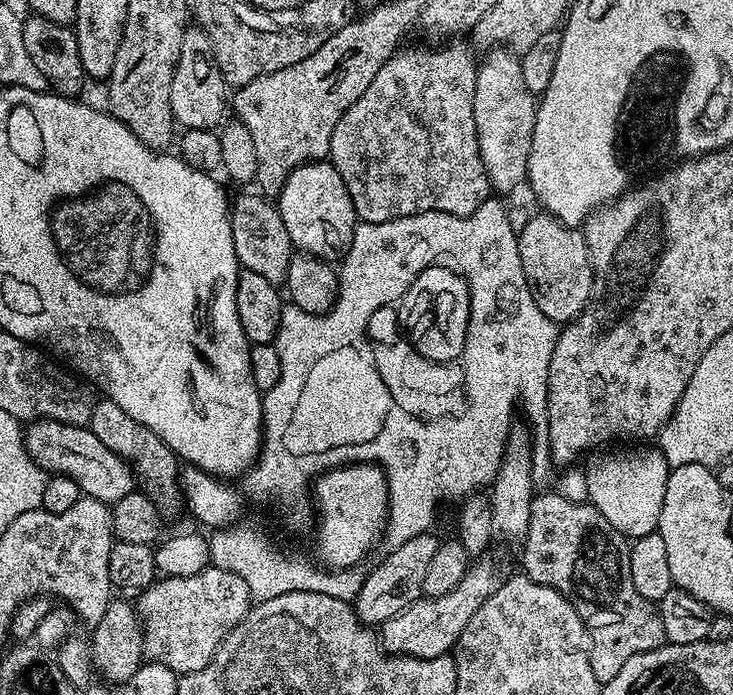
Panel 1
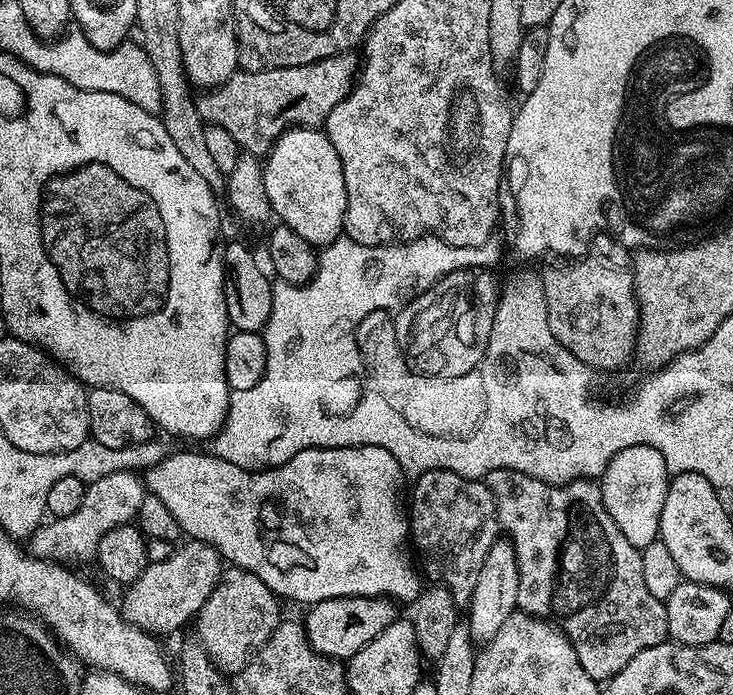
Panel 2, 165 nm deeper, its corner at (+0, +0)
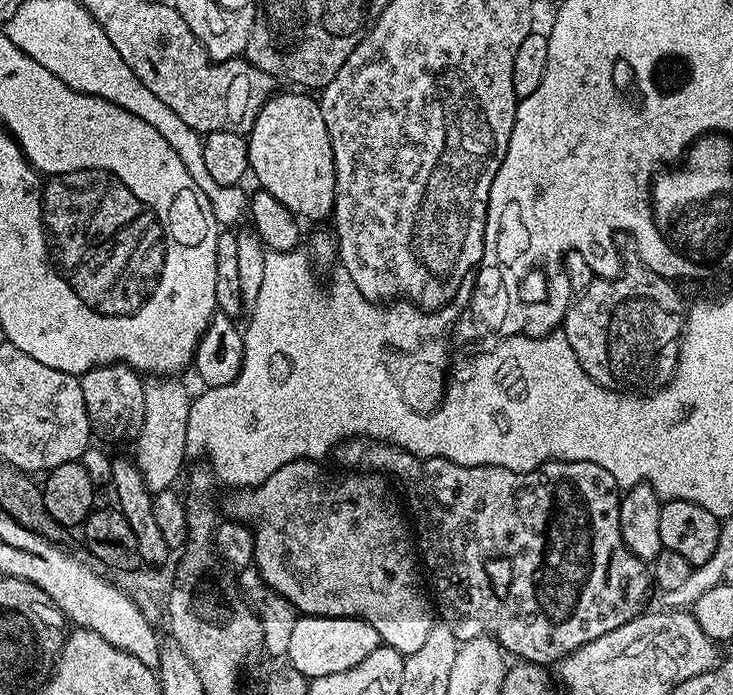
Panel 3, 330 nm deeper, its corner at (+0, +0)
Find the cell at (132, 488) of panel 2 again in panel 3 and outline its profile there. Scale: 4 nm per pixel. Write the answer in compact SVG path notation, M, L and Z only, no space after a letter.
M152 378L144 385L146 394L146 414L142 422L142 430L136 436L134 447L136 468L144 476L144 485L155 494L172 488L184 468L184 460L188 456L186 450L186 418L190 395L179 384L176 378Z

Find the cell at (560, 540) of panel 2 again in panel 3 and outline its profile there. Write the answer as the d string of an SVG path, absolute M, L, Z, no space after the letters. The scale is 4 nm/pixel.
M360 438L347 441L342 451L344 451L344 460L348 464L373 464L376 467L373 469L383 470L389 477L397 476L400 479L400 484L404 487L405 501L403 500L403 503L406 505L406 512L410 517L411 527L414 529L418 556L422 561L427 583L430 585L430 596L434 601L435 611L443 624L450 628L458 642L491 633L505 653L512 655L513 652L516 658L530 664L552 666L572 651L578 651L580 647L594 642L608 631L618 629L618 626L630 622L645 611L644 603L648 600L648 584L650 588L650 568L624 544L620 529L622 492L616 479L610 474L610 470L590 462L574 462L573 460L549 460L535 472L511 472L509 468L475 468L455 464L446 458L411 456L409 452L403 452L401 448L394 448L391 444L365 442Z

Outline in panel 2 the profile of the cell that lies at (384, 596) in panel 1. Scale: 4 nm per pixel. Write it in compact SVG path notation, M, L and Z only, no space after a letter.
M339 596L311 605L307 609L308 620L303 621L303 626L315 652L347 662L355 652L362 650L362 646L366 646L366 642L374 642L386 626L398 619L395 607L397 605L391 599L383 596Z

